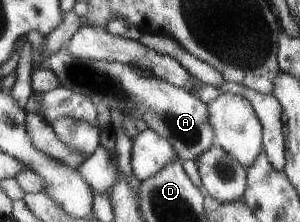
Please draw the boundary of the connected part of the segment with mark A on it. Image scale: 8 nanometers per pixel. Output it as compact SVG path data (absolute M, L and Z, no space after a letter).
M66 47L53 53L41 65L55 73L66 89L87 97L92 103L105 103L111 110L144 121L148 128L168 140L182 161L195 161L213 144L214 132L208 121L205 103L167 80L158 77L153 79L151 72L145 73L134 65L120 62L70 56Z

